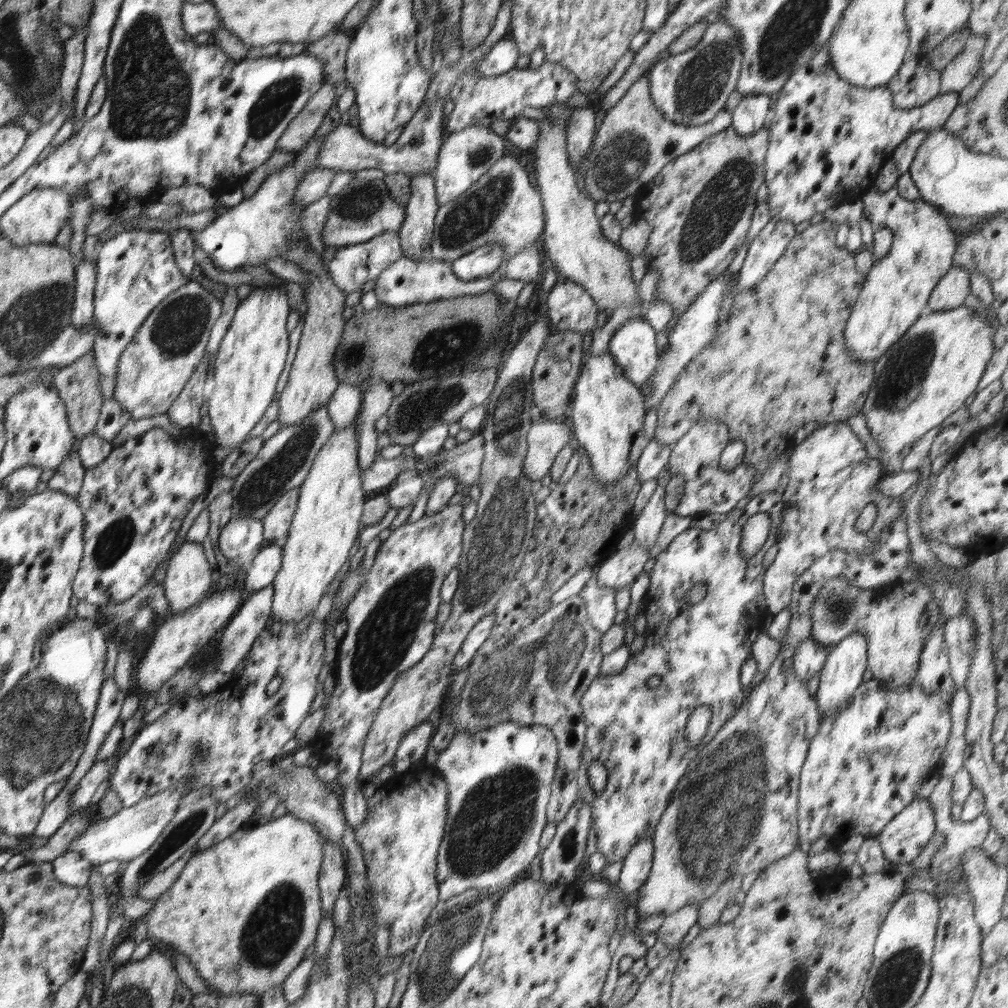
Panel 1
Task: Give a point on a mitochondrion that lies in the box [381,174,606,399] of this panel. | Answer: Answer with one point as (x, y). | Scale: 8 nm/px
(443, 349)

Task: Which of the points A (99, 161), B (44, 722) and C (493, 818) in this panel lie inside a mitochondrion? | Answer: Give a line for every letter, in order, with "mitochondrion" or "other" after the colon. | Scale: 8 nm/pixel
A: other
B: mitochondrion
C: mitochondrion

